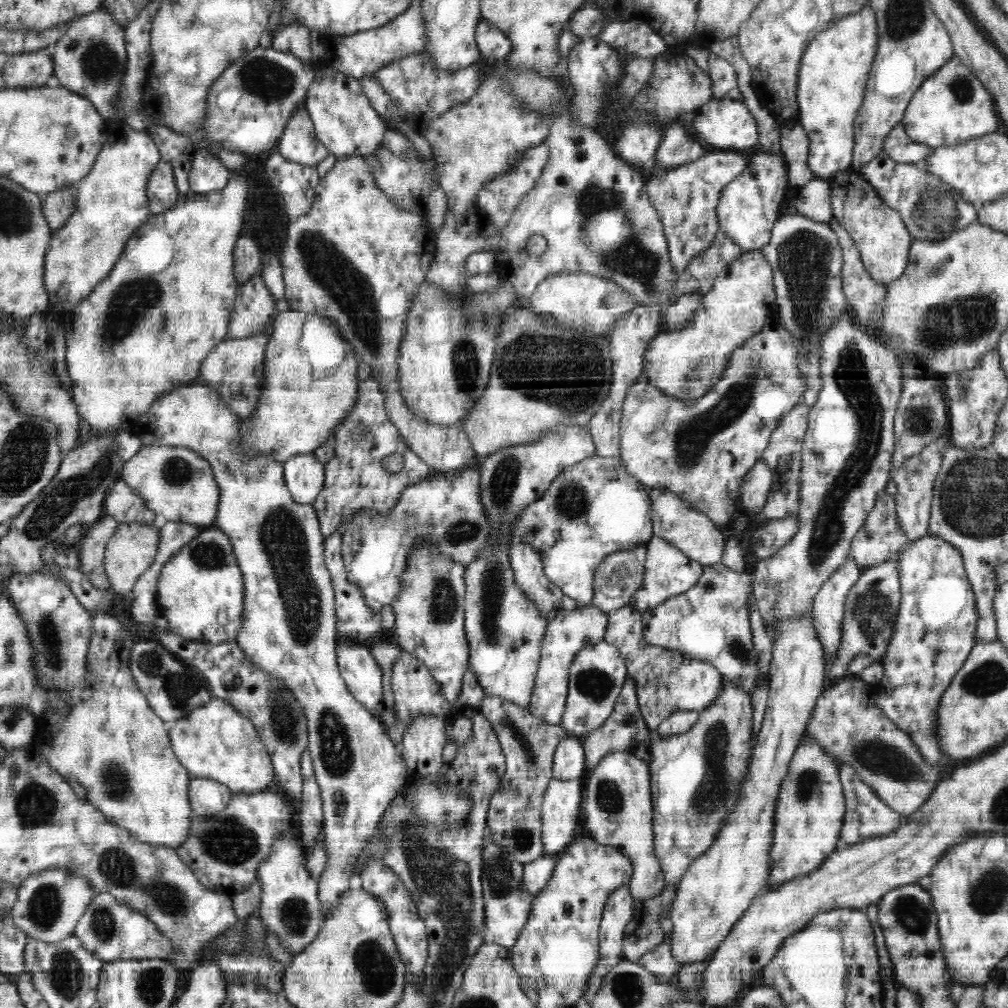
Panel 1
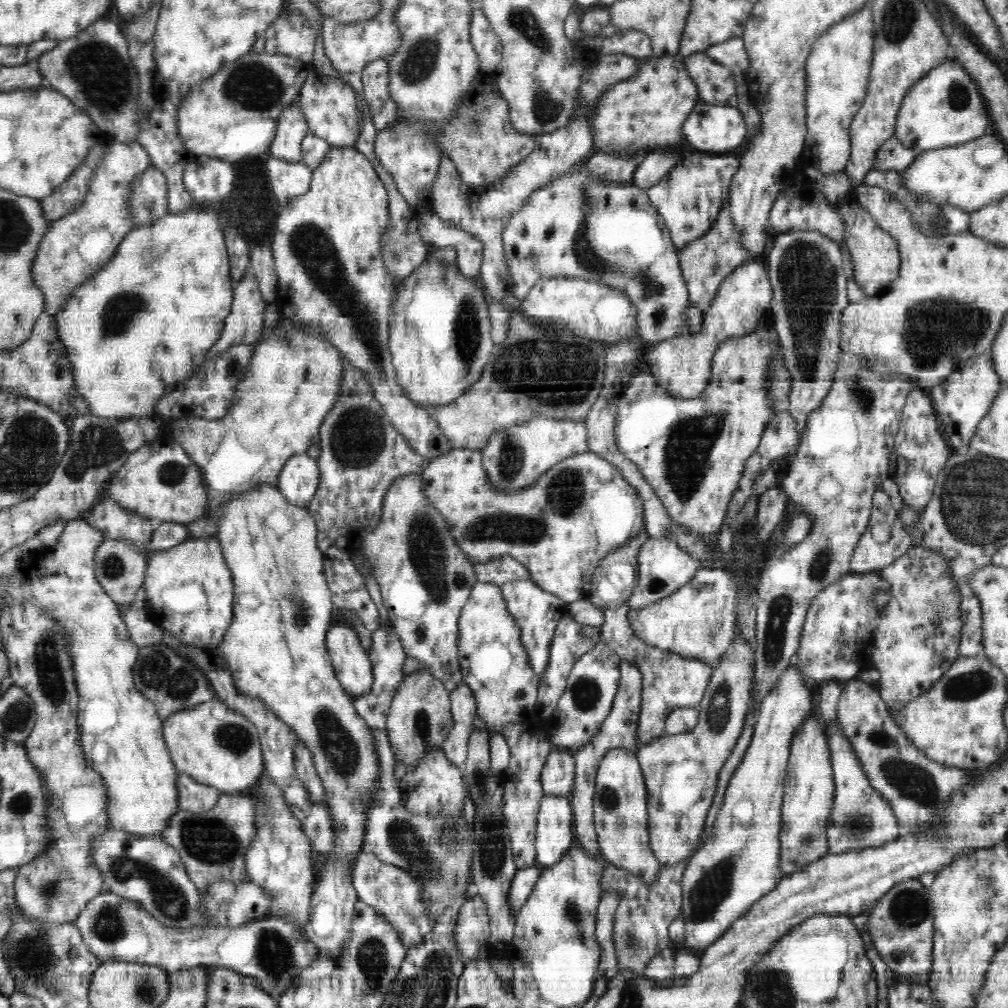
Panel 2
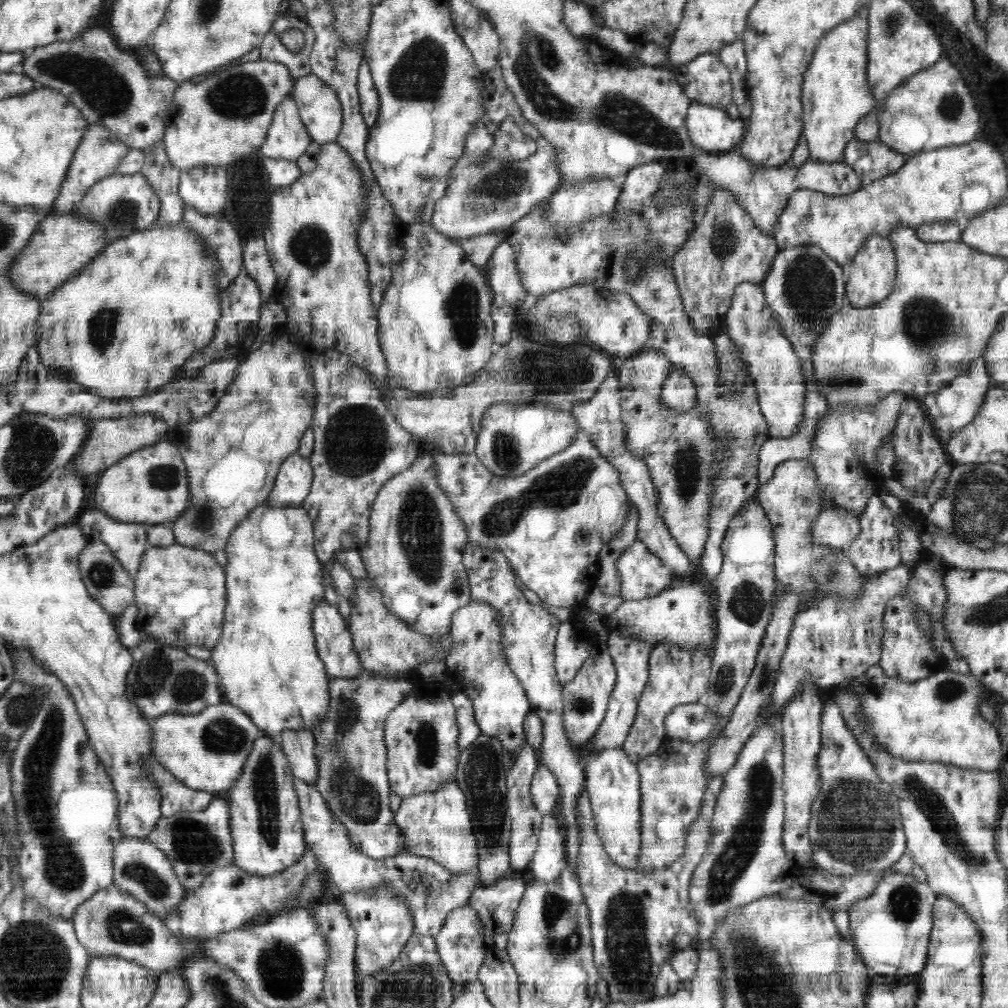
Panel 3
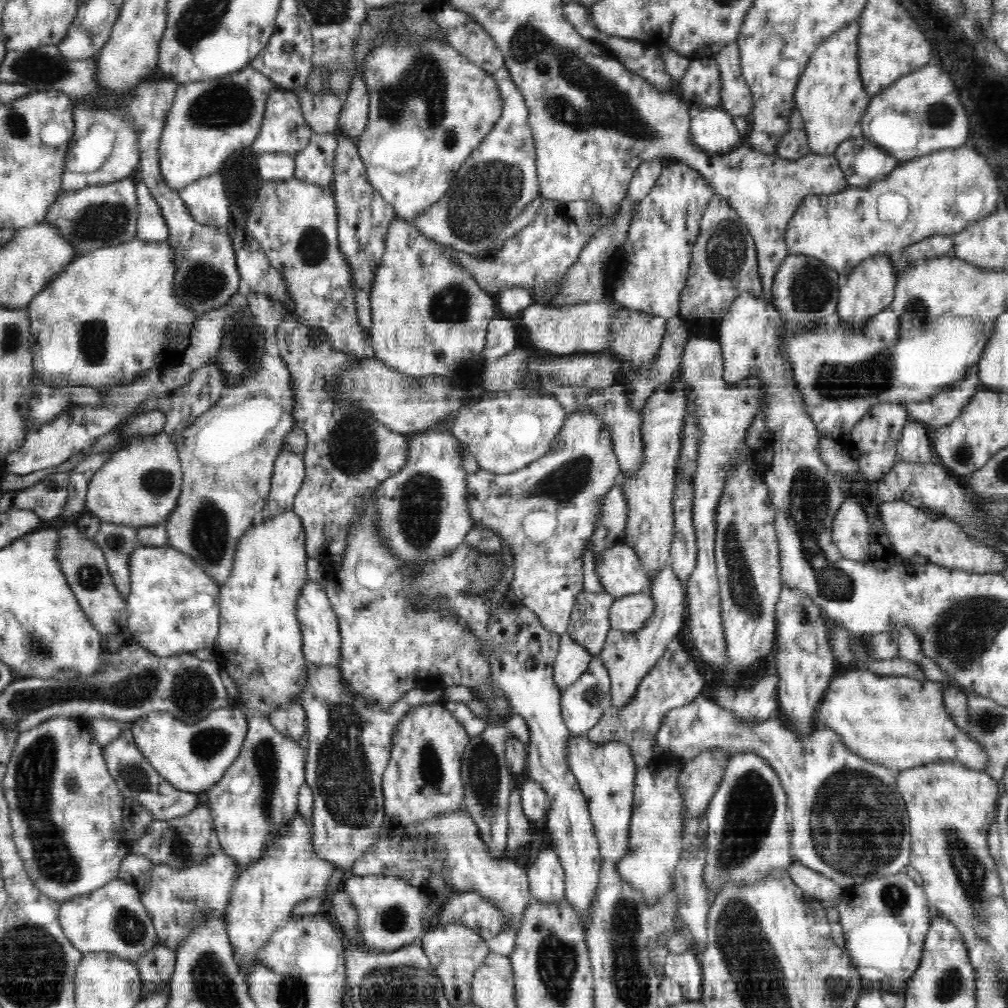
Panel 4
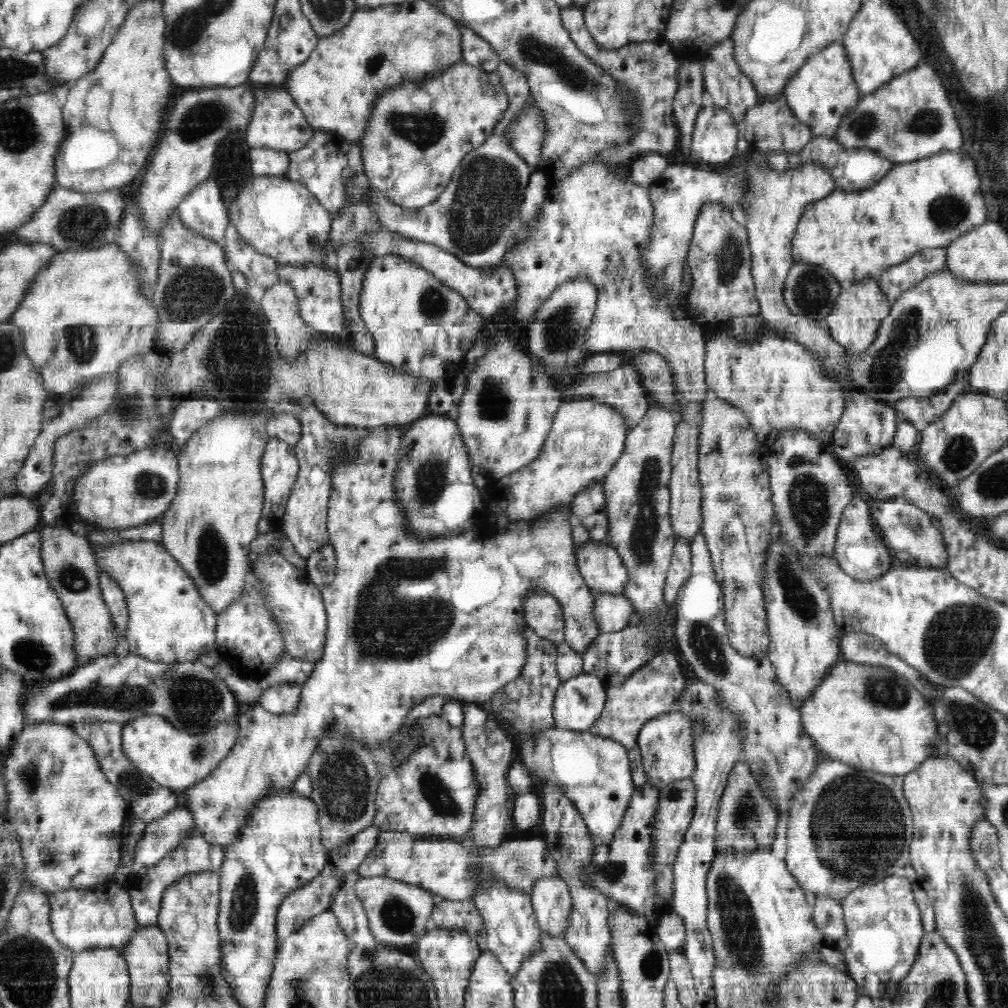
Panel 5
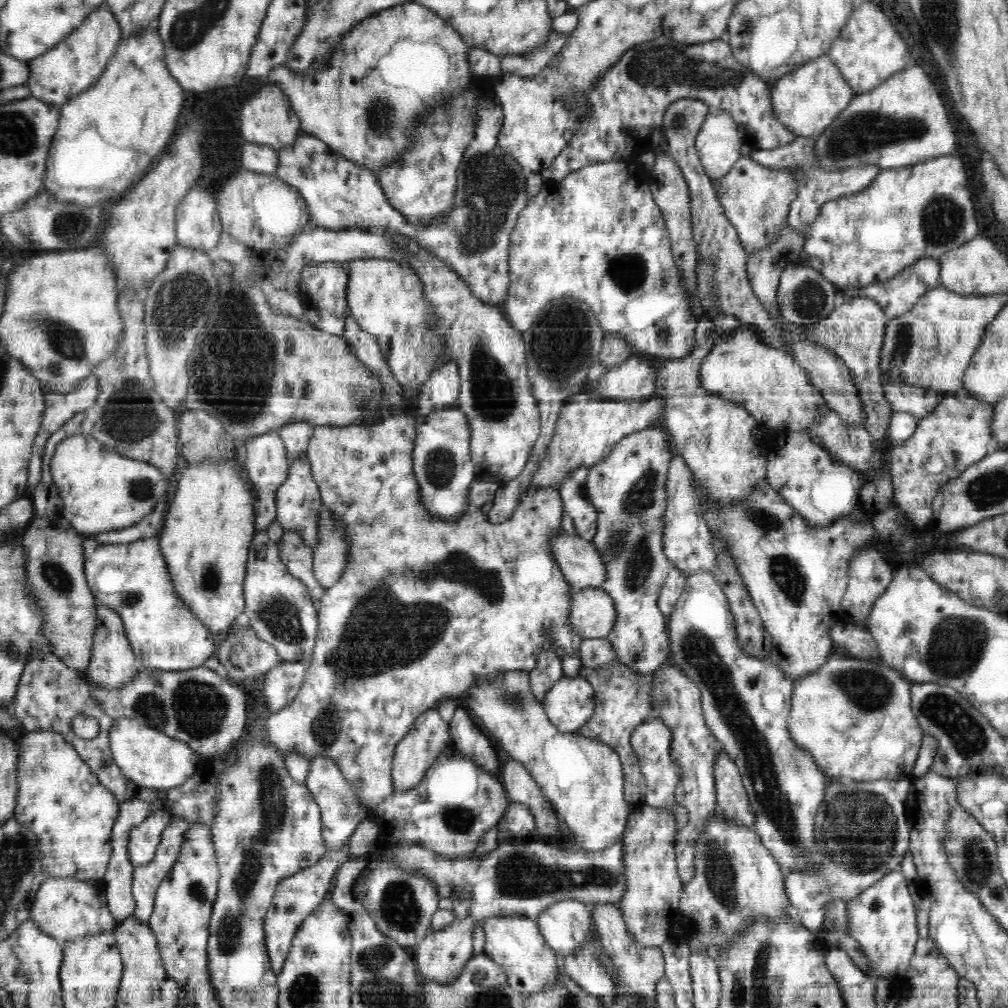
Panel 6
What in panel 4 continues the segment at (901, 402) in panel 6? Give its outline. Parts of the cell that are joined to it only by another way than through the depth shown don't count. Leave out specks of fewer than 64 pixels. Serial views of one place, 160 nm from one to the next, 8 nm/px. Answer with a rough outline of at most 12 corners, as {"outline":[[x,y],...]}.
{"outline":[[974,370],[927,402],[906,404],[929,429],[949,426],[978,392]]}

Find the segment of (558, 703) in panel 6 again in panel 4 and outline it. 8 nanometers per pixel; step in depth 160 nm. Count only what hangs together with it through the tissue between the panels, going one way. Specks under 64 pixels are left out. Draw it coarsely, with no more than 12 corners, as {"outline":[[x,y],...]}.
{"outline":[[599,656],[562,690],[572,735],[586,736],[611,705],[610,678]]}

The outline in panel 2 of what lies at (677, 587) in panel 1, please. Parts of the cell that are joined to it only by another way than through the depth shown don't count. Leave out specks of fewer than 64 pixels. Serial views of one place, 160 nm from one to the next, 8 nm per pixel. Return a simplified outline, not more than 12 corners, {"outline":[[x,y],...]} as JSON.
{"outline":[[674,541],[637,553],[632,609],[661,601],[701,567]]}

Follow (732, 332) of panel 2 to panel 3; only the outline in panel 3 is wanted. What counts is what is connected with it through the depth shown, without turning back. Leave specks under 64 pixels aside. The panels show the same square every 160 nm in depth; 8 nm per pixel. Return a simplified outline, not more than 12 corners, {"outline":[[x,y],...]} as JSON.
{"outline":[[672,363],[660,403],[674,413],[697,404],[694,381]]}

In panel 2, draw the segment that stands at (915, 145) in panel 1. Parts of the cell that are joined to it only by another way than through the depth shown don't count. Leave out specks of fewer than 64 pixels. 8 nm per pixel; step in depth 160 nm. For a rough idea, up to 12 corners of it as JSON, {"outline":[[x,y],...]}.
{"outline":[[892,136],[878,150],[872,168],[903,171],[919,153]]}

